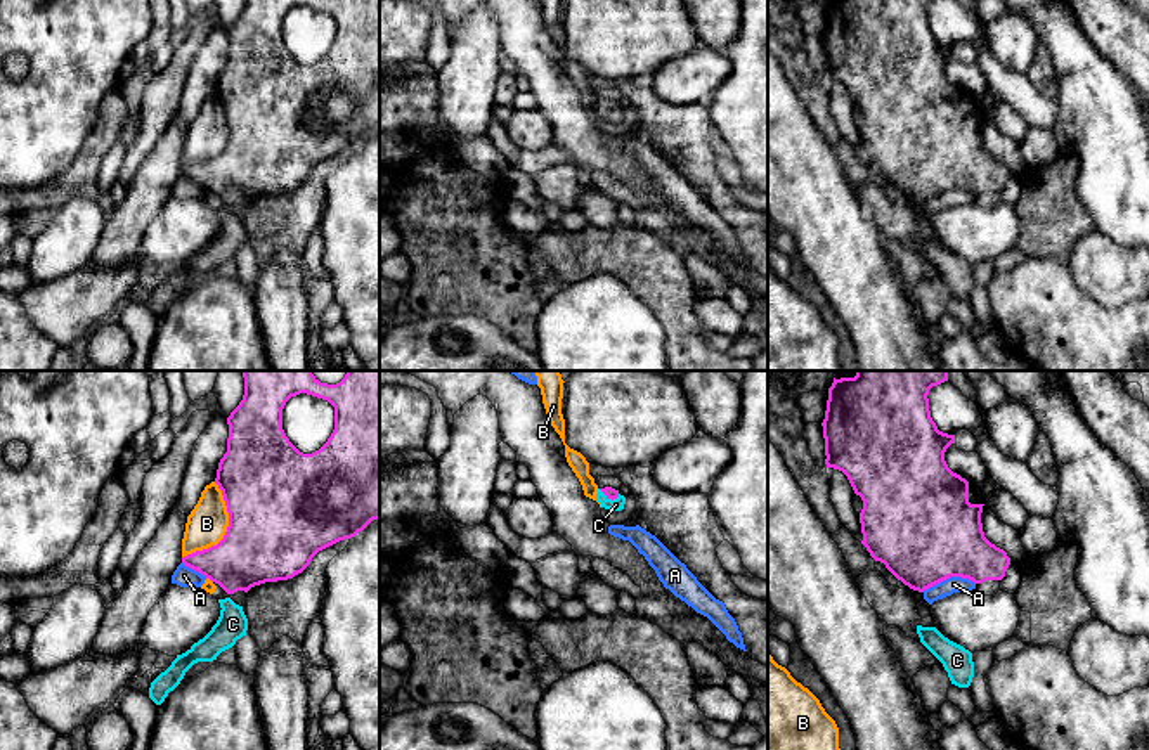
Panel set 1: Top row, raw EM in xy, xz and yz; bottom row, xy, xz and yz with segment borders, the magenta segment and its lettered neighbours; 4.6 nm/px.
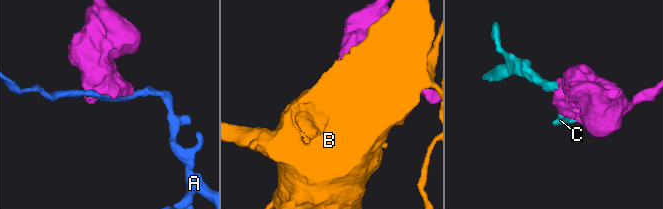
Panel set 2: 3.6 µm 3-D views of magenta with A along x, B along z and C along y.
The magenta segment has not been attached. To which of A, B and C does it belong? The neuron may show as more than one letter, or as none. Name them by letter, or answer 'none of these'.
C

